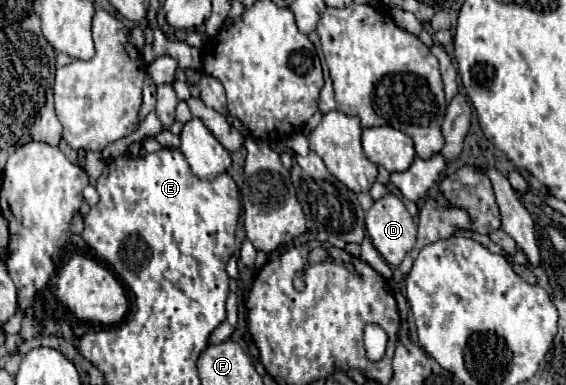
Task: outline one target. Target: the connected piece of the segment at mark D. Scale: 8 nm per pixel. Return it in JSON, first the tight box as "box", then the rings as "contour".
{"box":[366,193,416,267],"contour":[[[392,193],[374,201],[366,211],[366,231],[376,251],[392,267],[398,267],[416,243],[416,223],[404,203]]]}

